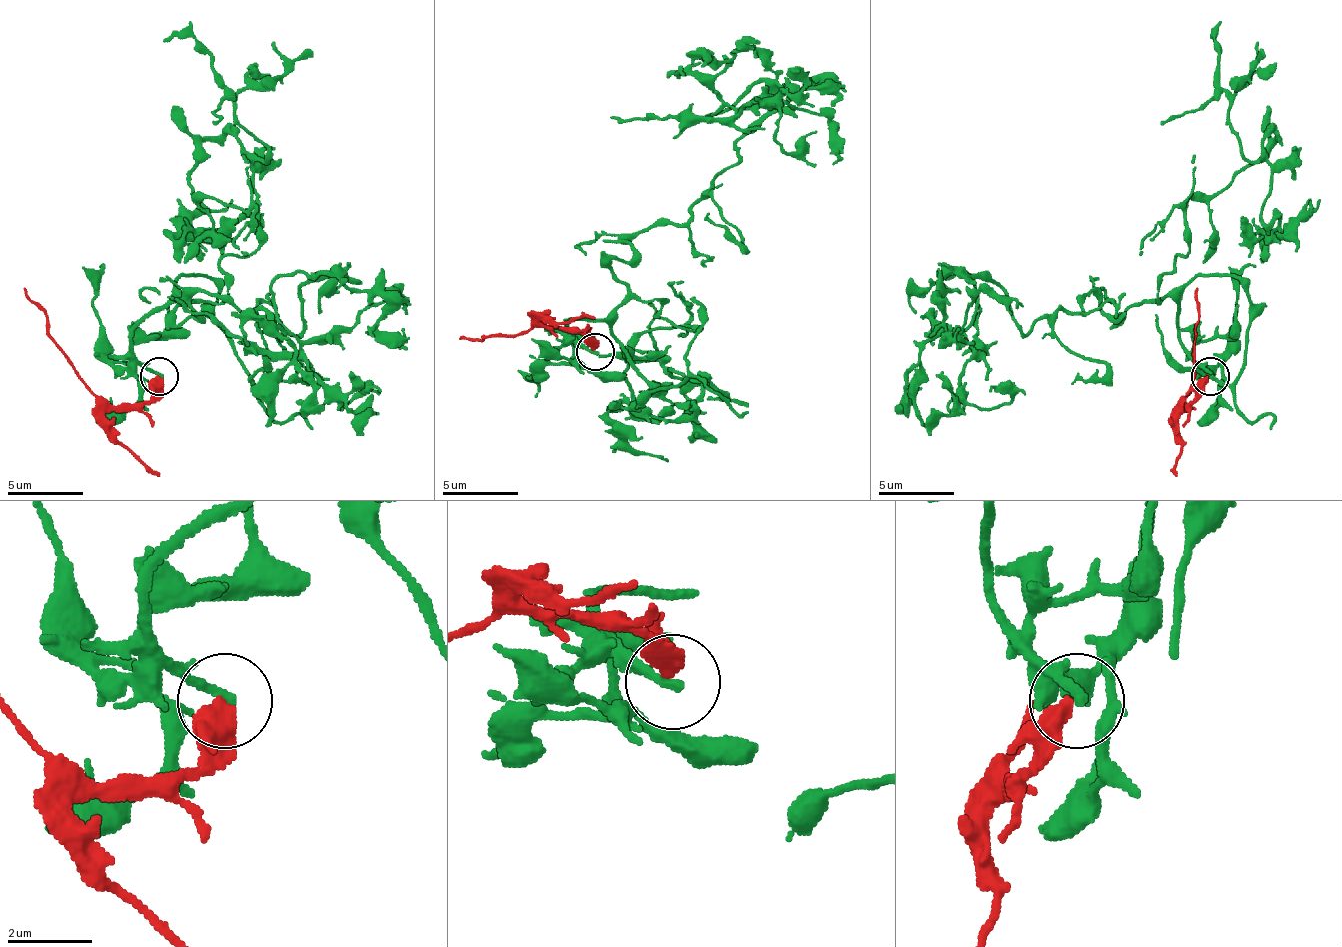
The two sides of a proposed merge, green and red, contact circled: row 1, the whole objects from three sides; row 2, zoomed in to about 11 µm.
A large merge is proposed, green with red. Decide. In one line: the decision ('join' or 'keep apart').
keep apart

